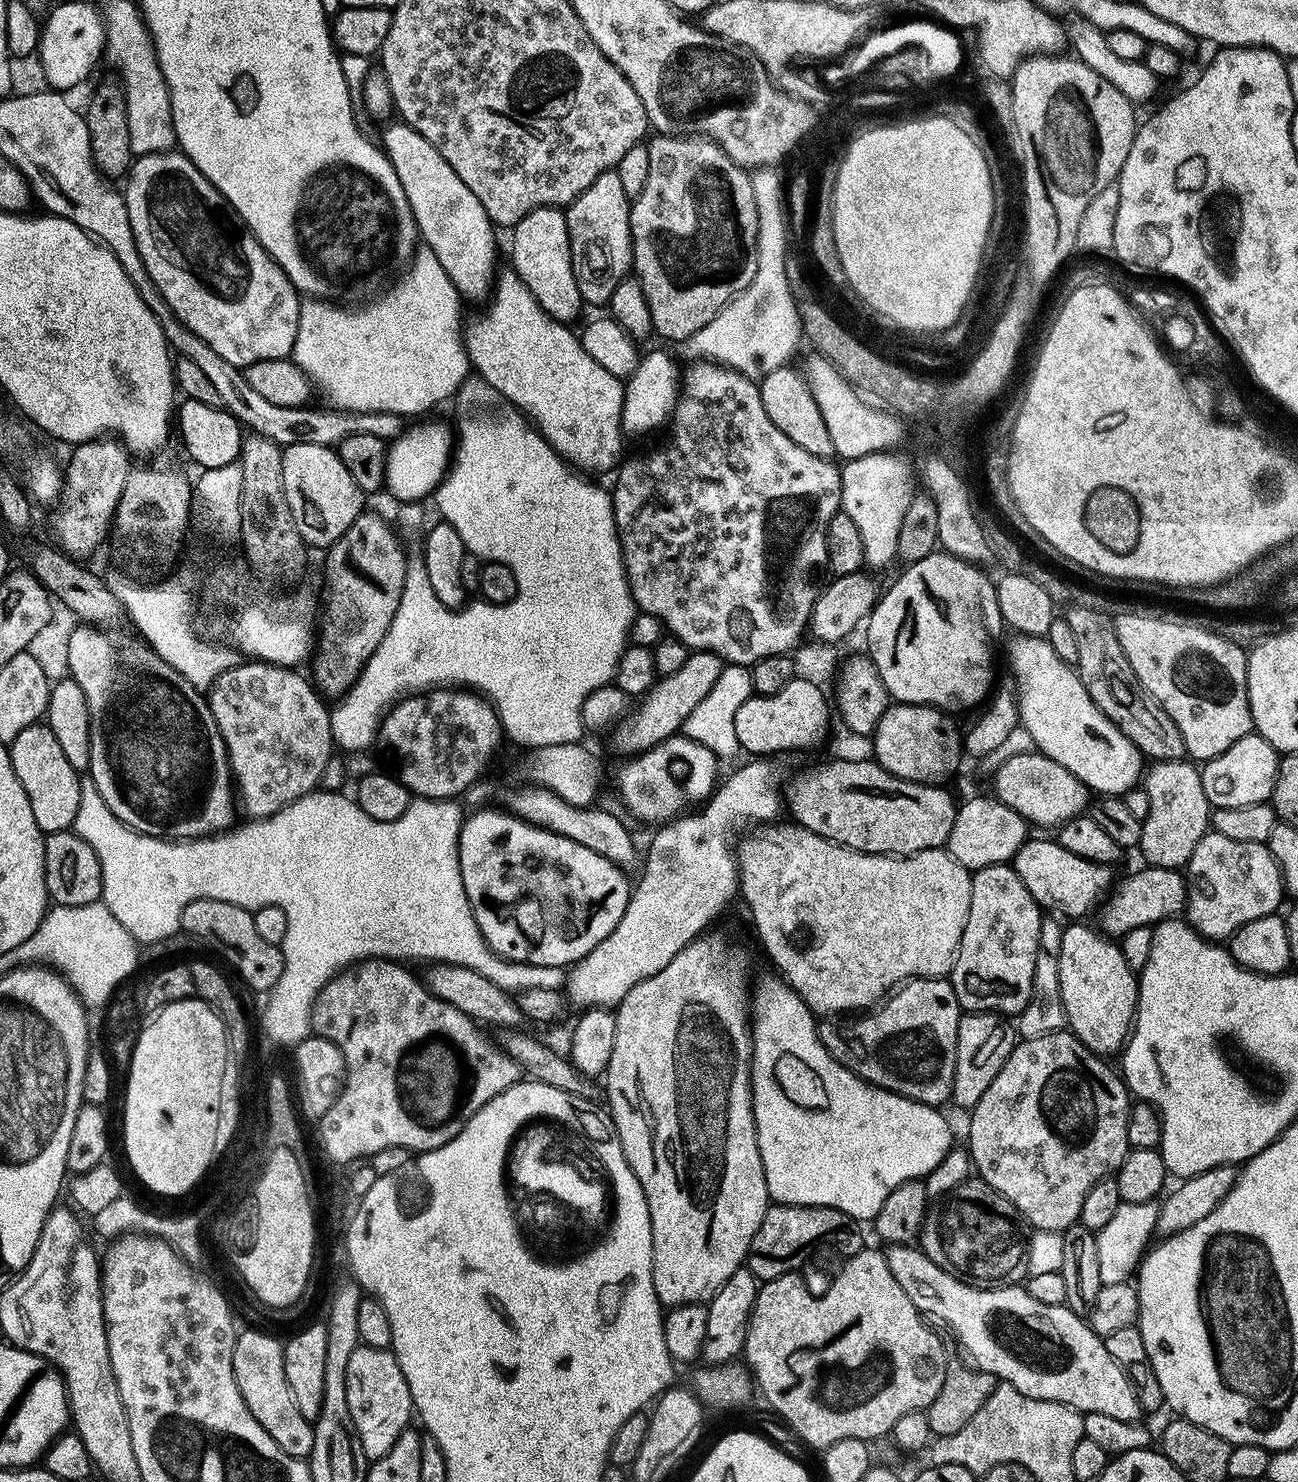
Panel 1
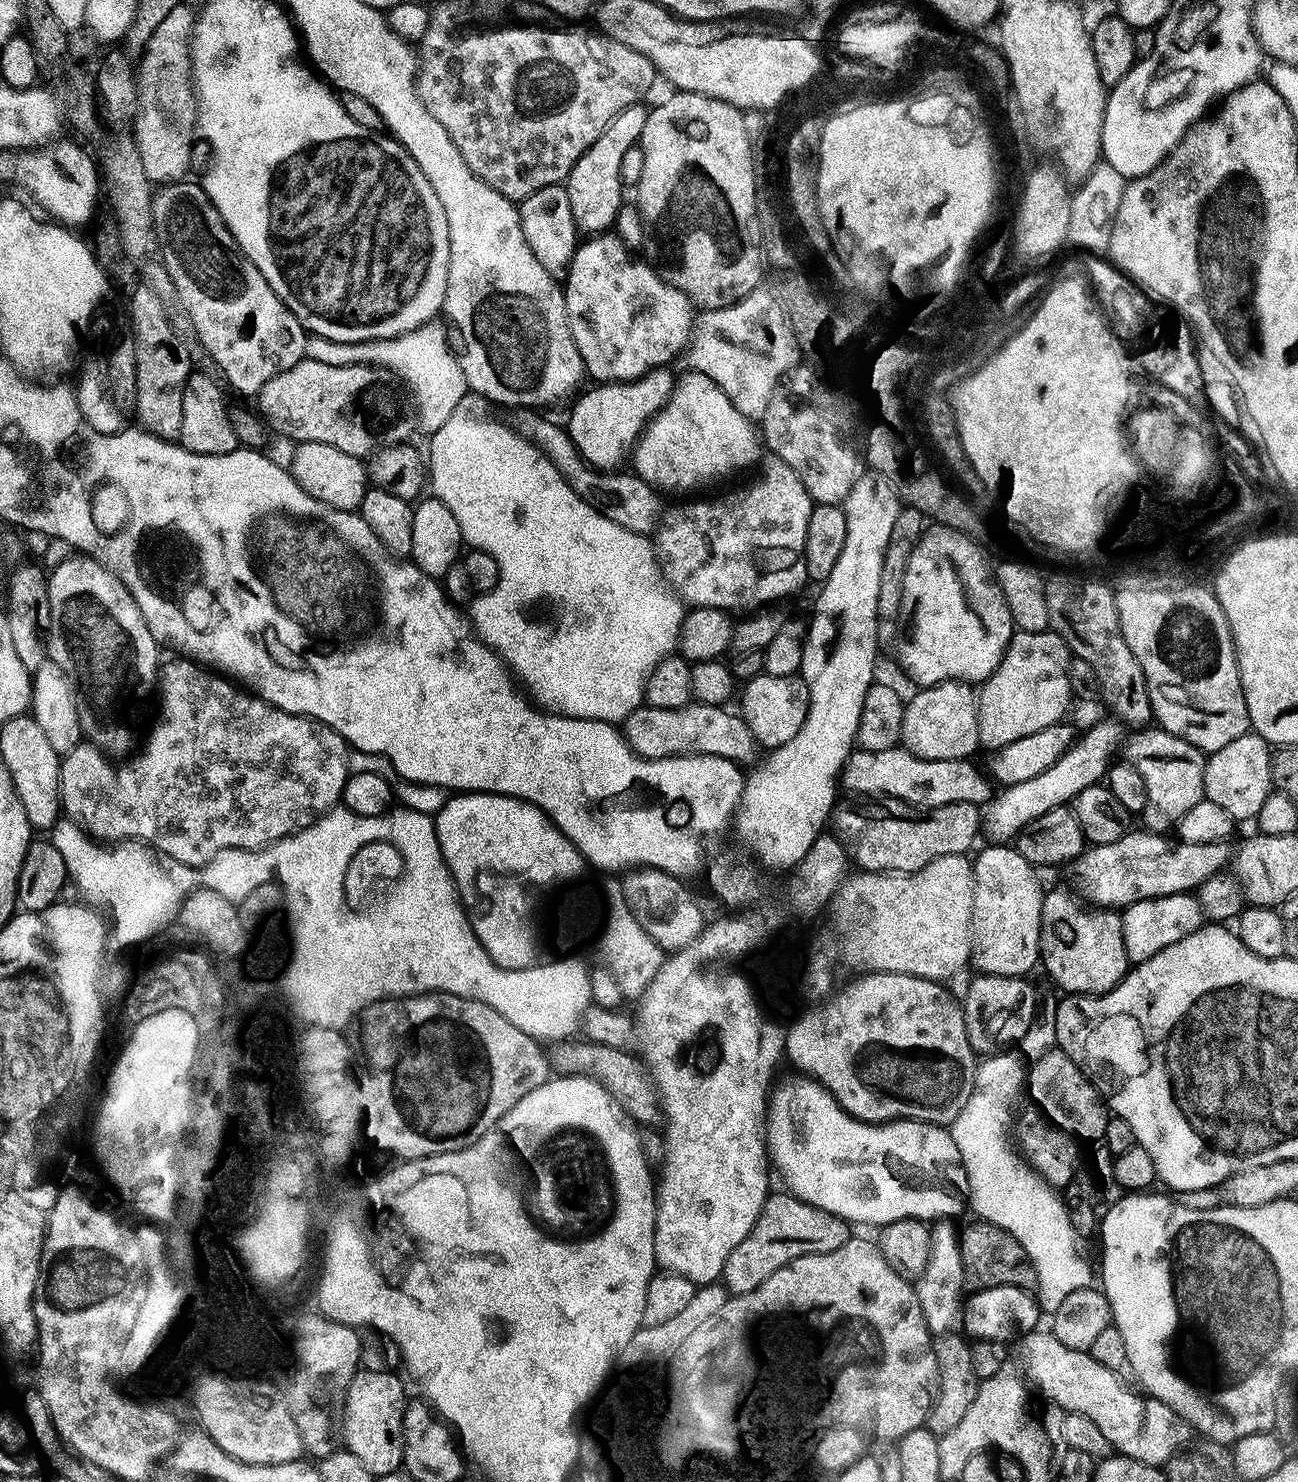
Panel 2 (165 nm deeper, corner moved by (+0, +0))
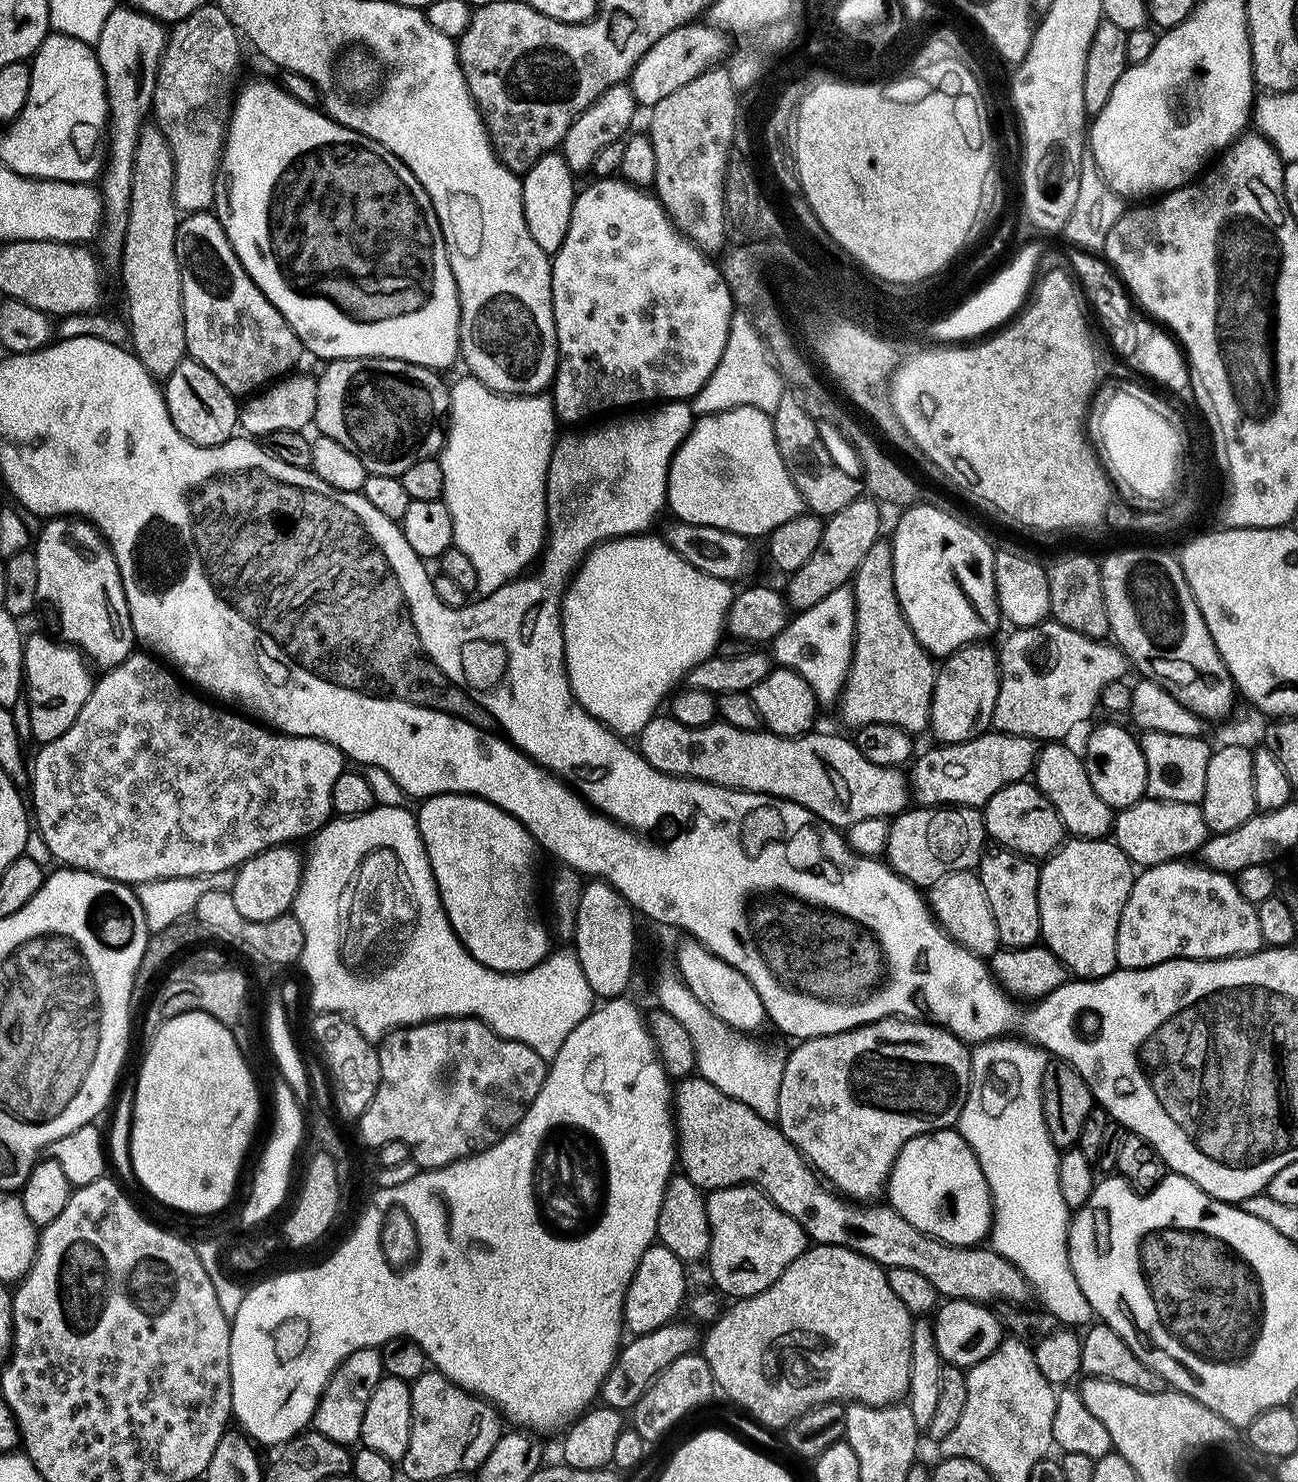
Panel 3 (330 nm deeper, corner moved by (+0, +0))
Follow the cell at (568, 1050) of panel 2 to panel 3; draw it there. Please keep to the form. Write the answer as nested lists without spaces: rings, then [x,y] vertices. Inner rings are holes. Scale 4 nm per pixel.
[[[697,1074],[681,1079],[675,1085],[674,1127],[678,1141],[679,1167],[684,1167],[683,1175],[694,1186],[701,1190],[755,1186],[767,1196],[774,1207],[802,1226],[812,1244],[833,1244],[849,1248],[870,1258],[885,1270],[898,1266],[918,1270],[918,1274],[922,1274],[922,1278],[926,1278],[926,1282],[934,1286],[937,1294],[949,1300],[966,1299],[986,1305],[991,1305],[992,1300],[1009,1300],[1016,1304],[1019,1300],[1026,1299],[1028,1292],[1030,1294],[1028,1279],[990,1246],[959,1248],[953,1244],[943,1244],[942,1241],[922,1234],[917,1228],[910,1226],[910,1222],[903,1220],[891,1206],[872,1208],[876,1206],[865,1206],[860,1202],[849,1203],[843,1195],[822,1183],[816,1169],[805,1160],[803,1154],[790,1142],[790,1138],[786,1138],[786,1134],[782,1134],[780,1127],[773,1121],[760,1117],[742,1102],[727,1097],[717,1086],[712,1086]]]

